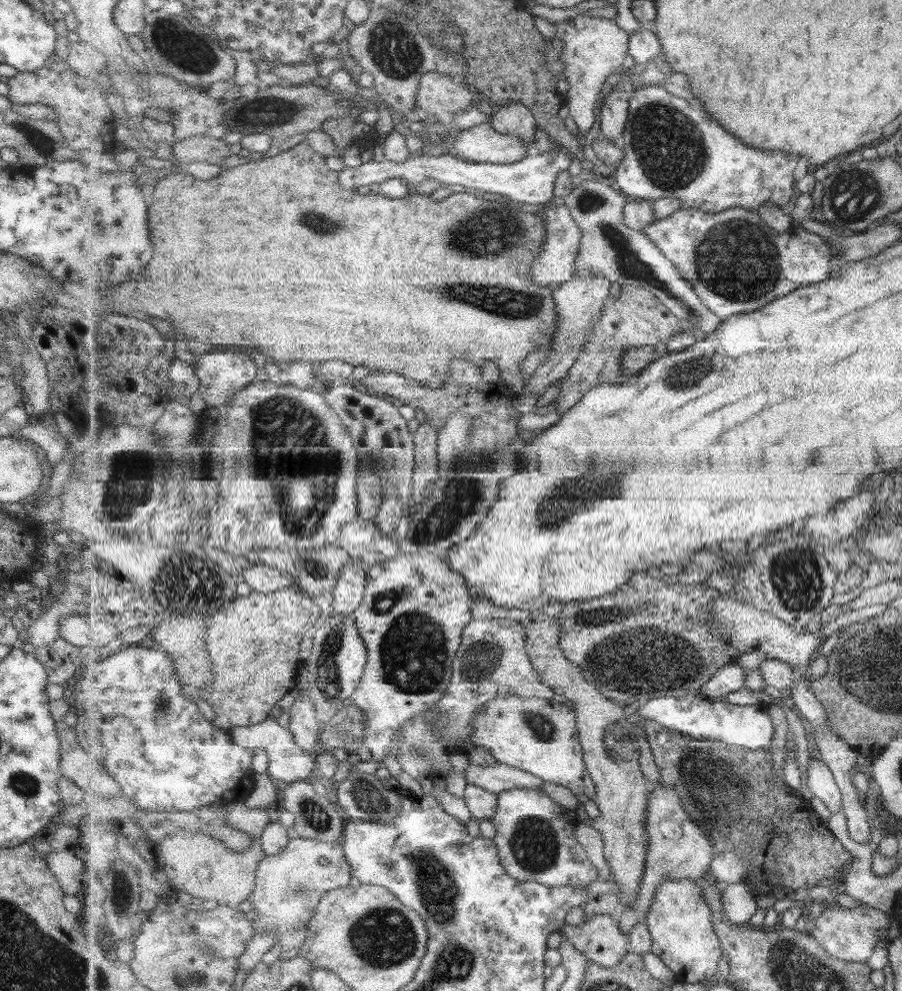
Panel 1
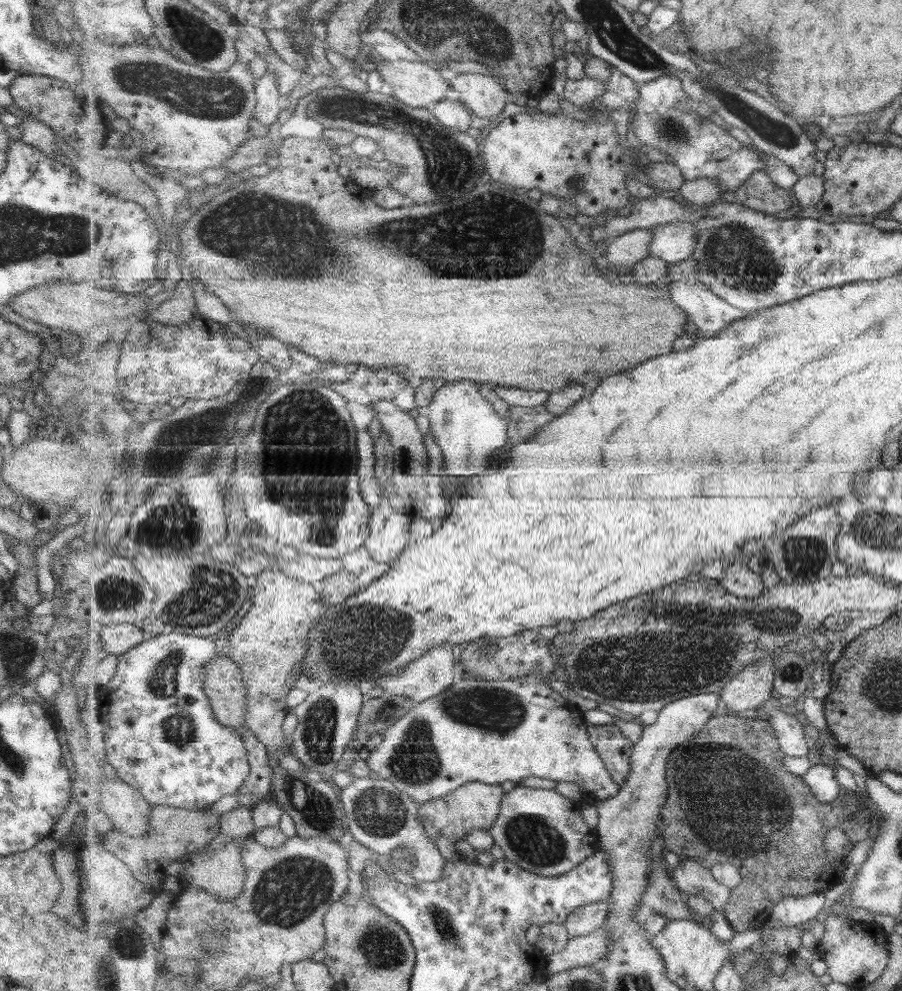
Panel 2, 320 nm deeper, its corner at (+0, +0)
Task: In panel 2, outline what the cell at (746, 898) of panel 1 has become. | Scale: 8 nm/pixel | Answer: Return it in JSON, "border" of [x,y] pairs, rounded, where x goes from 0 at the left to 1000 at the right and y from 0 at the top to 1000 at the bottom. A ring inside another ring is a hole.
{"border":[[[766,865],[754,866],[754,872],[744,877],[749,893],[759,903],[782,906],[795,919],[802,919],[810,906],[810,897],[799,892],[787,877]]]}

